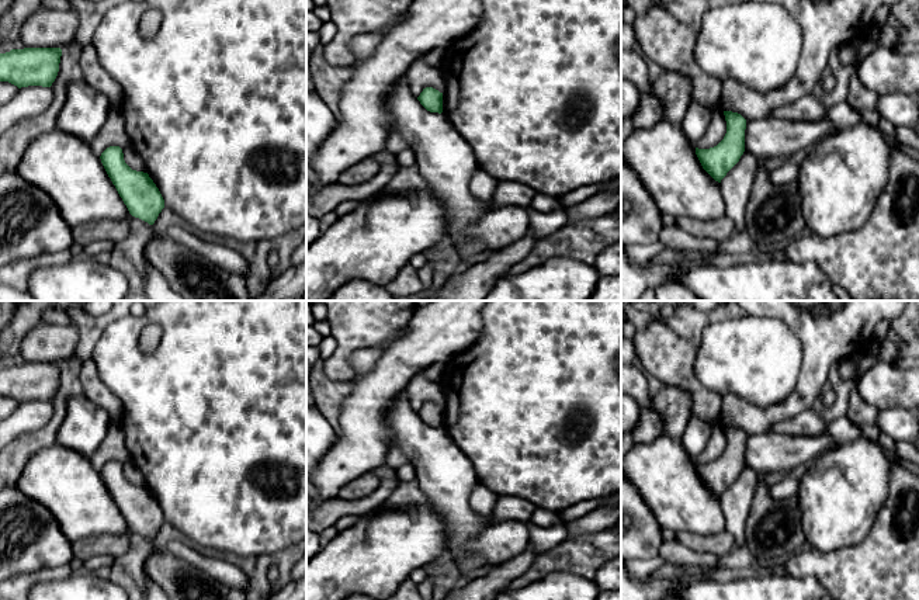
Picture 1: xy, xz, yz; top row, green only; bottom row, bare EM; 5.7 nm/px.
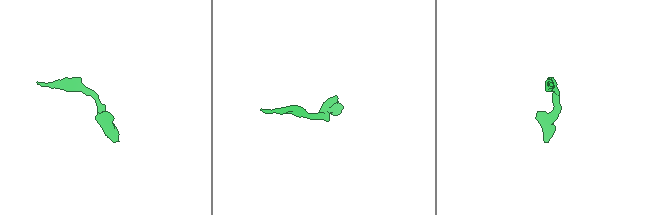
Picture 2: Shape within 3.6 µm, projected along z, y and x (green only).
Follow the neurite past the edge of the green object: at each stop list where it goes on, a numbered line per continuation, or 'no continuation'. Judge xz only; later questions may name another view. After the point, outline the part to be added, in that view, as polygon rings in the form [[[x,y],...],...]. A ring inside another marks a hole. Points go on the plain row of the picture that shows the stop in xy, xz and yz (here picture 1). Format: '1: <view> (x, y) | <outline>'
no continuation

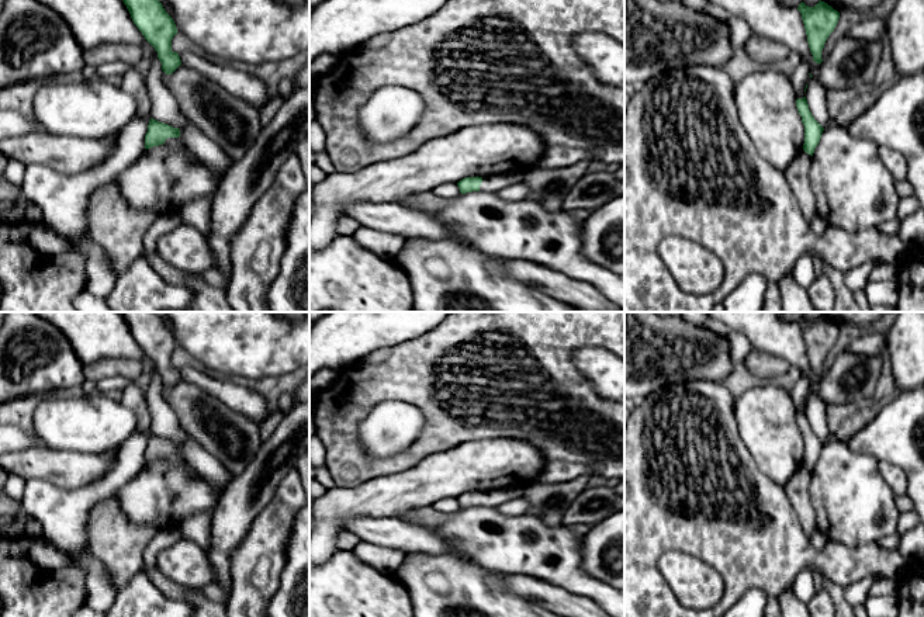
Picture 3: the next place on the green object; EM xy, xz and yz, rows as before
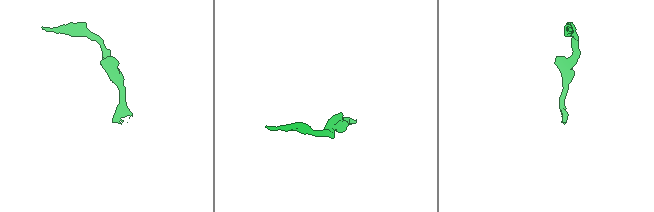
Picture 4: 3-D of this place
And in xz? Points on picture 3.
1: xz (494, 498) | [[[520,486],[496,488],[496,489],[484,491],[482,498],[480,500],[480,506],[498,507],[502,503],[520,498],[522,492],[523,488]]]

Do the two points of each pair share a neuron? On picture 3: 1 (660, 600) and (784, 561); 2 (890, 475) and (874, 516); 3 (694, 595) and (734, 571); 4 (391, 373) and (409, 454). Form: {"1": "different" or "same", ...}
{"1": "same", "2": "different", "3": "different", "4": "same"}

